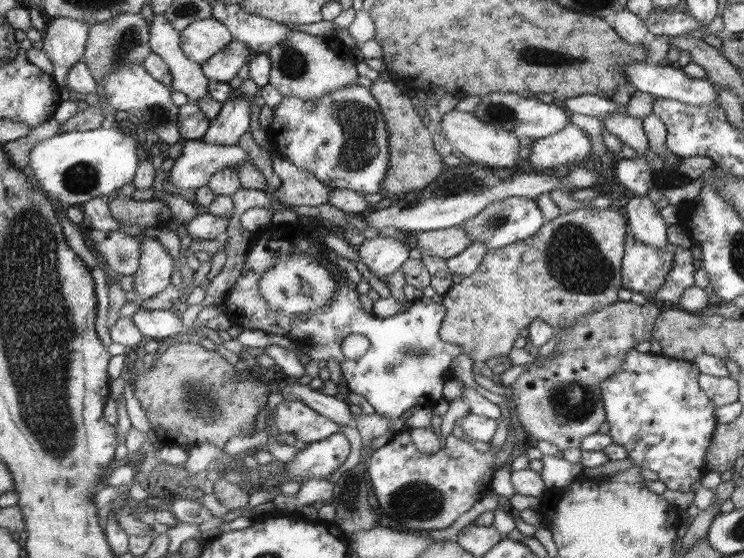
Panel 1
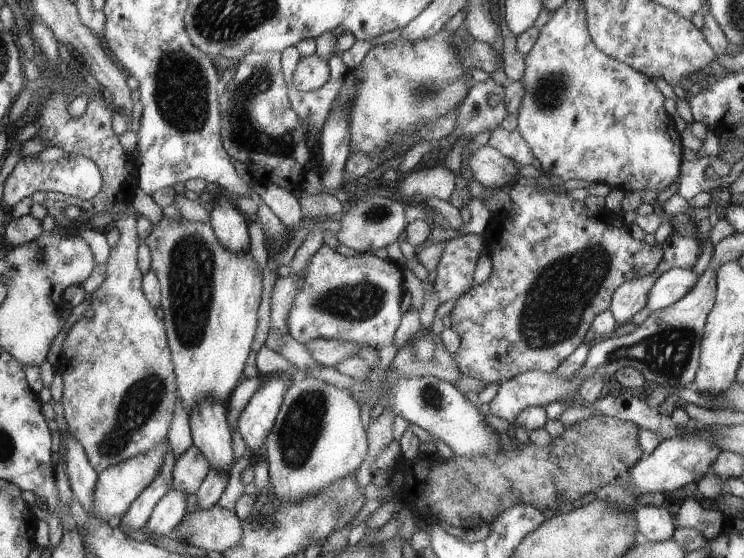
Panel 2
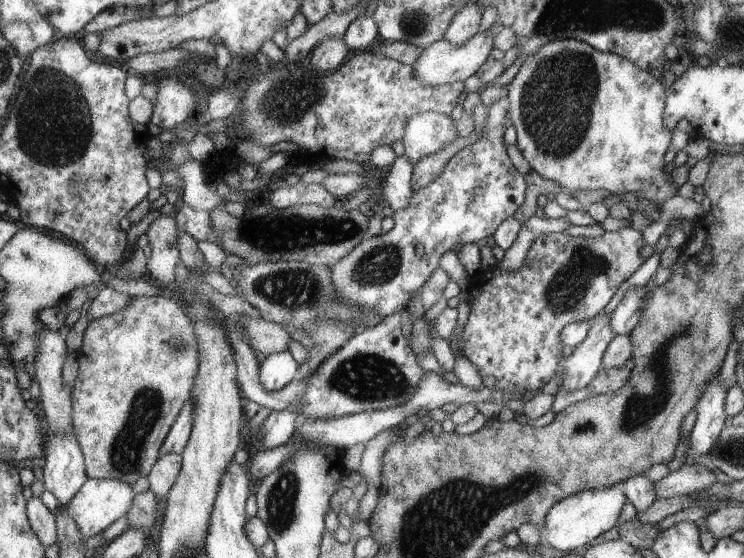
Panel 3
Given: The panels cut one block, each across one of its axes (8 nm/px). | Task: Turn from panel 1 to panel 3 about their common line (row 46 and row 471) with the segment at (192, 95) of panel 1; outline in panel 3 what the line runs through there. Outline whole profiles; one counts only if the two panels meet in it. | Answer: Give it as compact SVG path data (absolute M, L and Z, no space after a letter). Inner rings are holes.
M164 454L159 457L155 467L148 476L150 491L158 498L165 497L179 477L182 471L183 457L178 454Z

